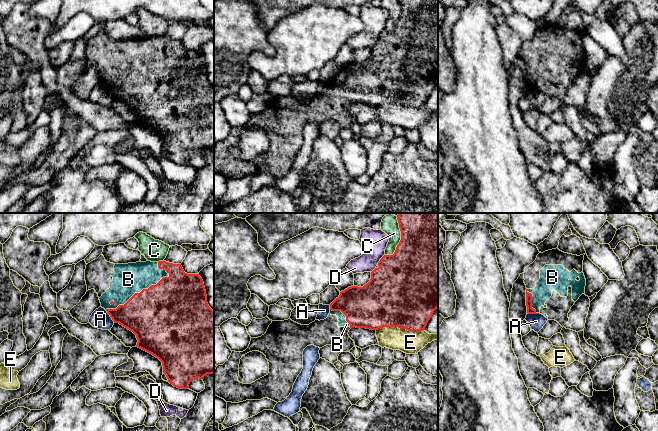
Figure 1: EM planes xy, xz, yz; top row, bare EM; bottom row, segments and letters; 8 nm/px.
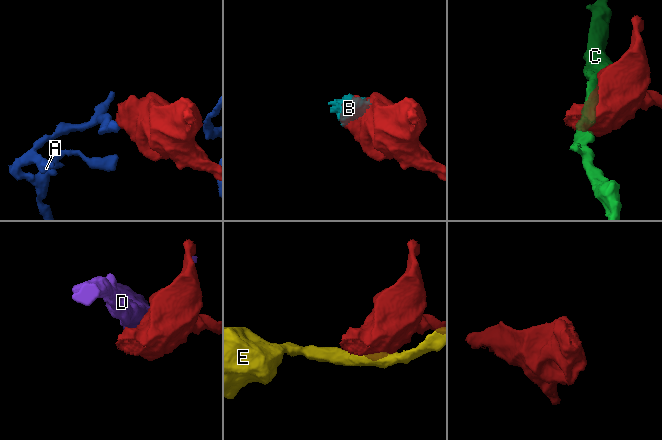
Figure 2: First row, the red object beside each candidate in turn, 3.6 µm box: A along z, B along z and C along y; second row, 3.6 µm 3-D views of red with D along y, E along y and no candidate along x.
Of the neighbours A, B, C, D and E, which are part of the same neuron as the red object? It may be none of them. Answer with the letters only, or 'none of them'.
B

